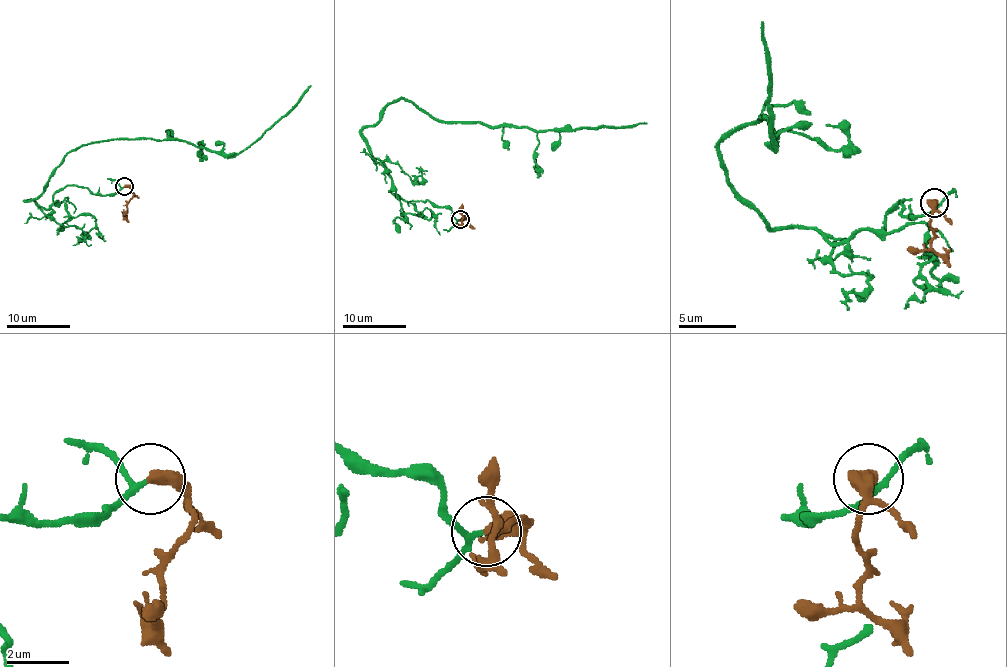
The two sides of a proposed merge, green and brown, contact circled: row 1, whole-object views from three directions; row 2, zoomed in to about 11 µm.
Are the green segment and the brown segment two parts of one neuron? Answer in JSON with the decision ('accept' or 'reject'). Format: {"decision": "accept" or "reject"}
{"decision": "accept"}

